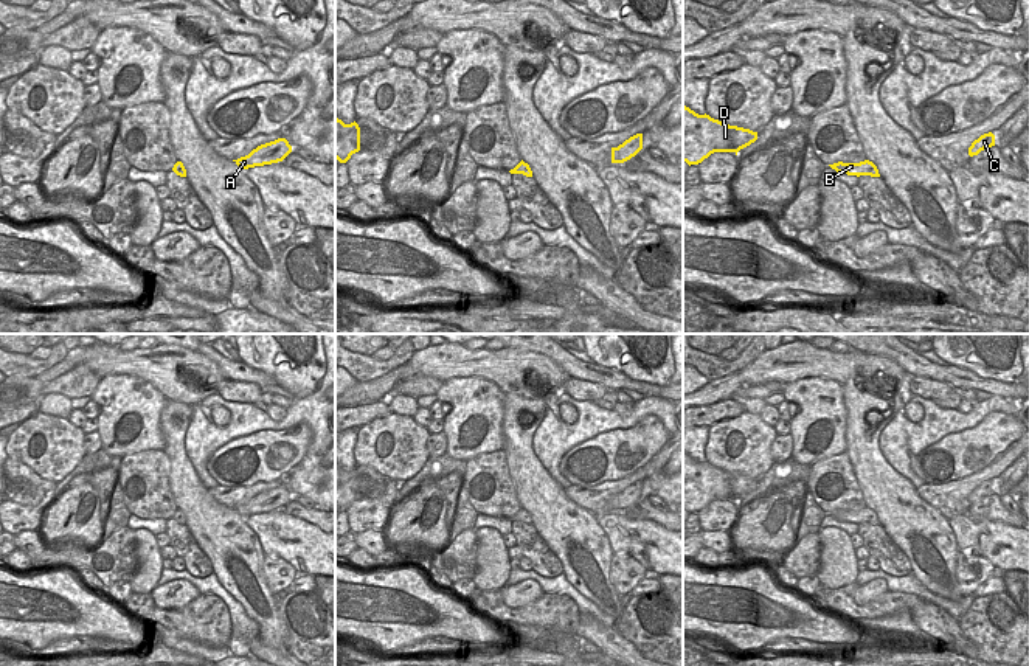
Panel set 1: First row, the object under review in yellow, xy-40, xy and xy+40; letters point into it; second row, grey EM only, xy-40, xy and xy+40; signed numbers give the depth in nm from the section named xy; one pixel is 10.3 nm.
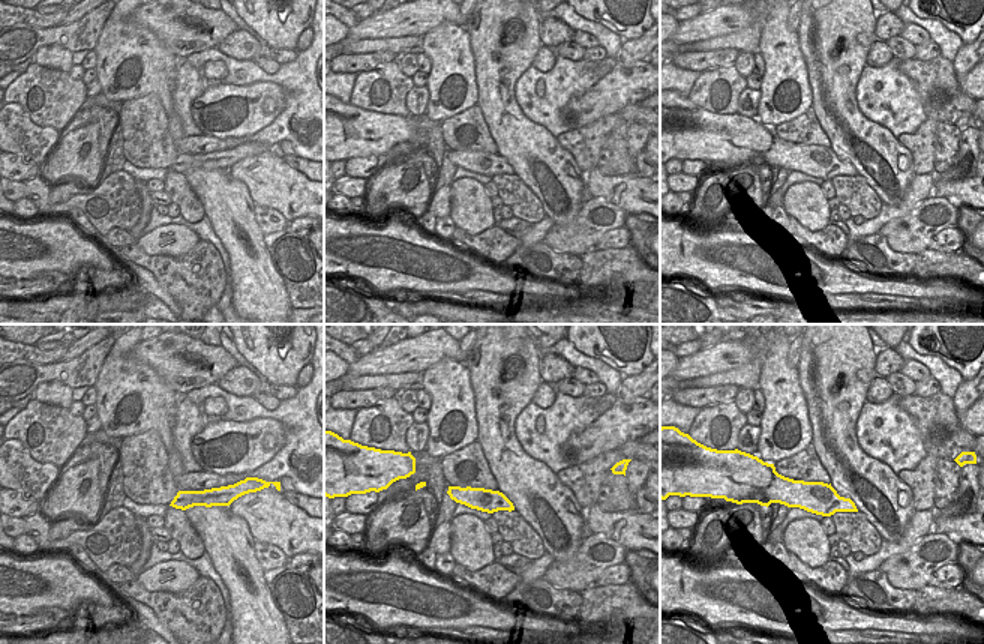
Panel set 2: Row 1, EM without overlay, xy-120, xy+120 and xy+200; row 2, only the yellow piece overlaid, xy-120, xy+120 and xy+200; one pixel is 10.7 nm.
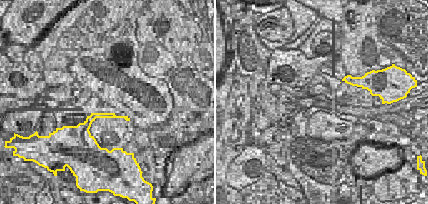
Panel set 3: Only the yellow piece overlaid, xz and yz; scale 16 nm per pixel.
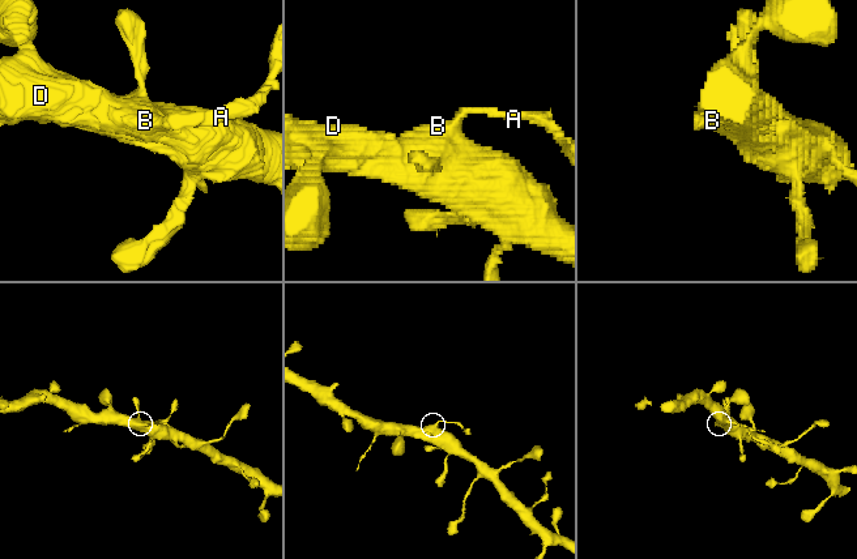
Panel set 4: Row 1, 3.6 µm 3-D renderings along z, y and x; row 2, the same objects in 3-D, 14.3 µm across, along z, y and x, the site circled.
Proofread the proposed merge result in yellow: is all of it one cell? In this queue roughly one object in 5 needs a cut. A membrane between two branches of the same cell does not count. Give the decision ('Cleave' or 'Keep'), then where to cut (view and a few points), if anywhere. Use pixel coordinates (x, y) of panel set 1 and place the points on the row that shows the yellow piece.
Keep. No split

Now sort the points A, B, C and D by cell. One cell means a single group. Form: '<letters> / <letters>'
A B C D

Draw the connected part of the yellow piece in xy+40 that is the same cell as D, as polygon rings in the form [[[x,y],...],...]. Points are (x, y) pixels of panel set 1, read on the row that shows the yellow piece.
[[[683,104],[683,161],[698,165],[714,152],[737,152],[757,140],[757,132],[698,115]]]

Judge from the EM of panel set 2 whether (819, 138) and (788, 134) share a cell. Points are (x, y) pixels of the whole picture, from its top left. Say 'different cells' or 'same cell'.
same cell

